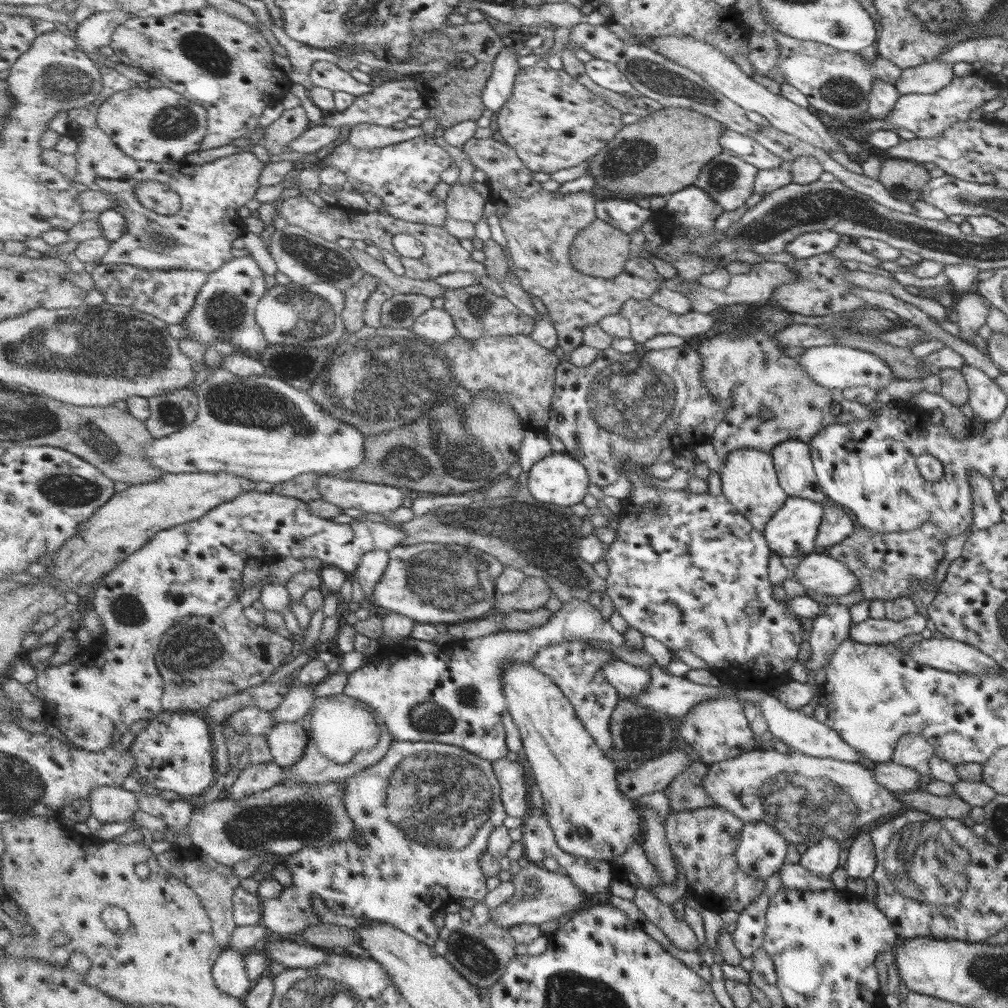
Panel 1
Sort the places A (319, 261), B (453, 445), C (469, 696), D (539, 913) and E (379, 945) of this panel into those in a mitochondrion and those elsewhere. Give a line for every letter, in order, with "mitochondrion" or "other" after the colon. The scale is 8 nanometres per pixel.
A: mitochondrion
B: mitochondrion
C: mitochondrion
D: other
E: other

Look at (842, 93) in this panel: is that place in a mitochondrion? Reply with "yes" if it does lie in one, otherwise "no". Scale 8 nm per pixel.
yes

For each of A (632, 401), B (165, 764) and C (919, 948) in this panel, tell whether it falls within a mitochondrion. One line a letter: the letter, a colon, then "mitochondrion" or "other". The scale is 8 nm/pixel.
A: mitochondrion
B: other
C: other

